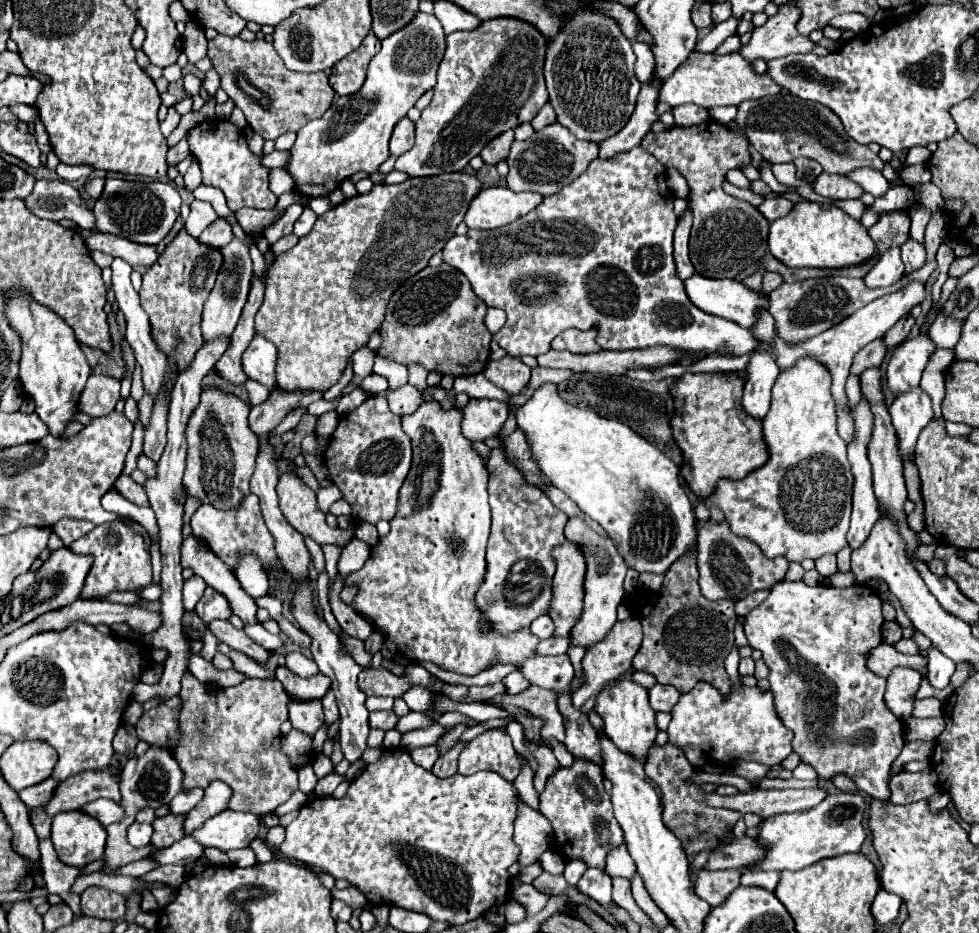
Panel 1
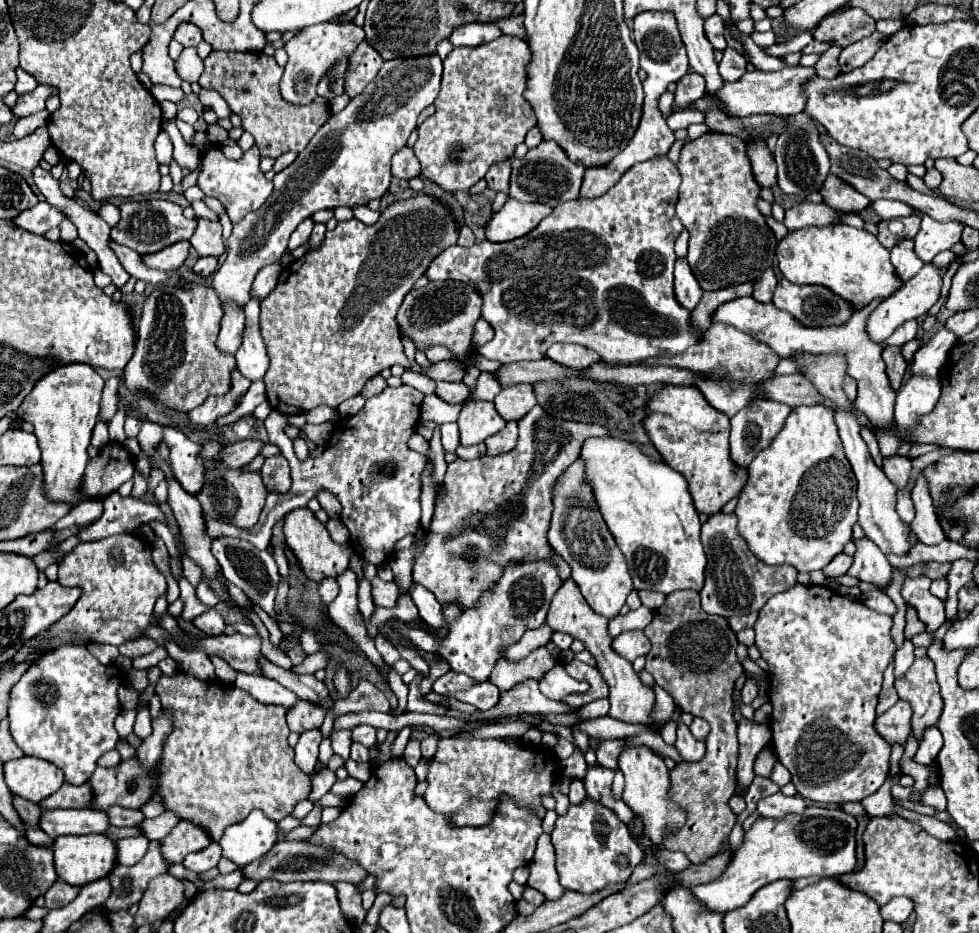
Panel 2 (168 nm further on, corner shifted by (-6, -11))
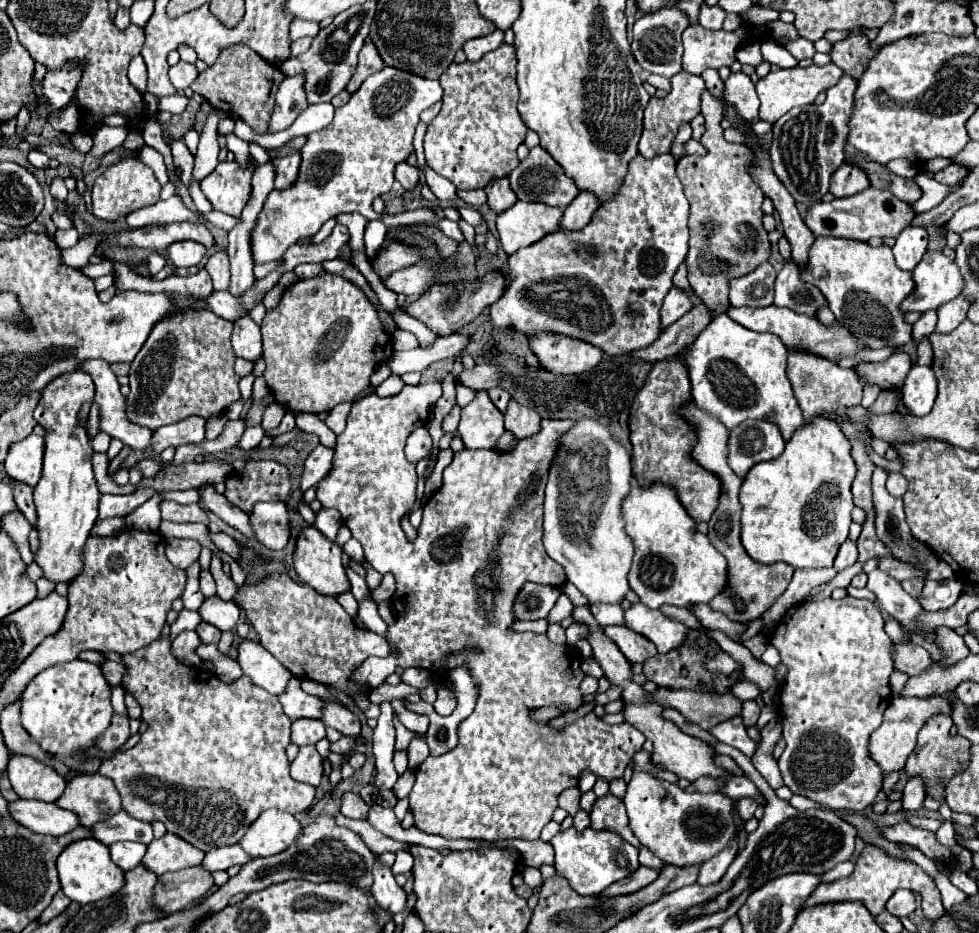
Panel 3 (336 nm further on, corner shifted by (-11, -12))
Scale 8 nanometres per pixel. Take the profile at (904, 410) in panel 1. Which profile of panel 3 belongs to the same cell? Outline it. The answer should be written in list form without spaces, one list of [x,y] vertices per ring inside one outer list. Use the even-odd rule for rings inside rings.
[[[914,364],[902,386],[902,404],[912,416],[924,416],[932,410],[938,396],[938,382],[930,366]]]

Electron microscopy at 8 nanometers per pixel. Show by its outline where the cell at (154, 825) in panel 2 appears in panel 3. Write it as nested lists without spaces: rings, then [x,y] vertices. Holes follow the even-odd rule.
[[[118,812],[116,816],[112,816],[112,820],[104,820],[104,824],[96,824],[92,832],[94,838],[106,846],[122,840],[138,840],[144,844],[150,844],[154,840],[152,824],[132,818],[126,812]]]

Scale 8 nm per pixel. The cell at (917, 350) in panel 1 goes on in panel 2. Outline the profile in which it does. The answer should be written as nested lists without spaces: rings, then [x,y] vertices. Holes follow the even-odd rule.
[[[941,327],[913,357],[911,373],[939,377],[939,371],[947,359],[947,351],[957,343],[957,335]]]

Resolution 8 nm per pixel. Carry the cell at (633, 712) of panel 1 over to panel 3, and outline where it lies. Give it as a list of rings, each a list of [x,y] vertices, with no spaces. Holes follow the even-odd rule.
[[[650,772],[632,774],[624,796],[624,806],[634,836],[666,864],[688,866],[710,860],[714,852],[720,852],[734,836],[732,800],[728,796],[687,792],[677,784],[656,778]]]

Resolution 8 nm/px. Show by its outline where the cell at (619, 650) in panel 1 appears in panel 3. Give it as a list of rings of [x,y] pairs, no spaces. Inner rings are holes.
[[[606,626],[606,634],[616,642],[616,646],[630,662],[644,662],[656,656],[656,646],[646,636],[626,626]]]

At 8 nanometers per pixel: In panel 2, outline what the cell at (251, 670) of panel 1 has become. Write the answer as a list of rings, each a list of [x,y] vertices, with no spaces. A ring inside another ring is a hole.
[[[237,673],[235,687],[247,691],[259,703],[265,703],[265,705],[281,705],[285,709],[291,709],[297,703],[293,691],[289,691],[287,687],[283,687],[277,681],[271,681],[271,679],[263,677],[263,675]]]

